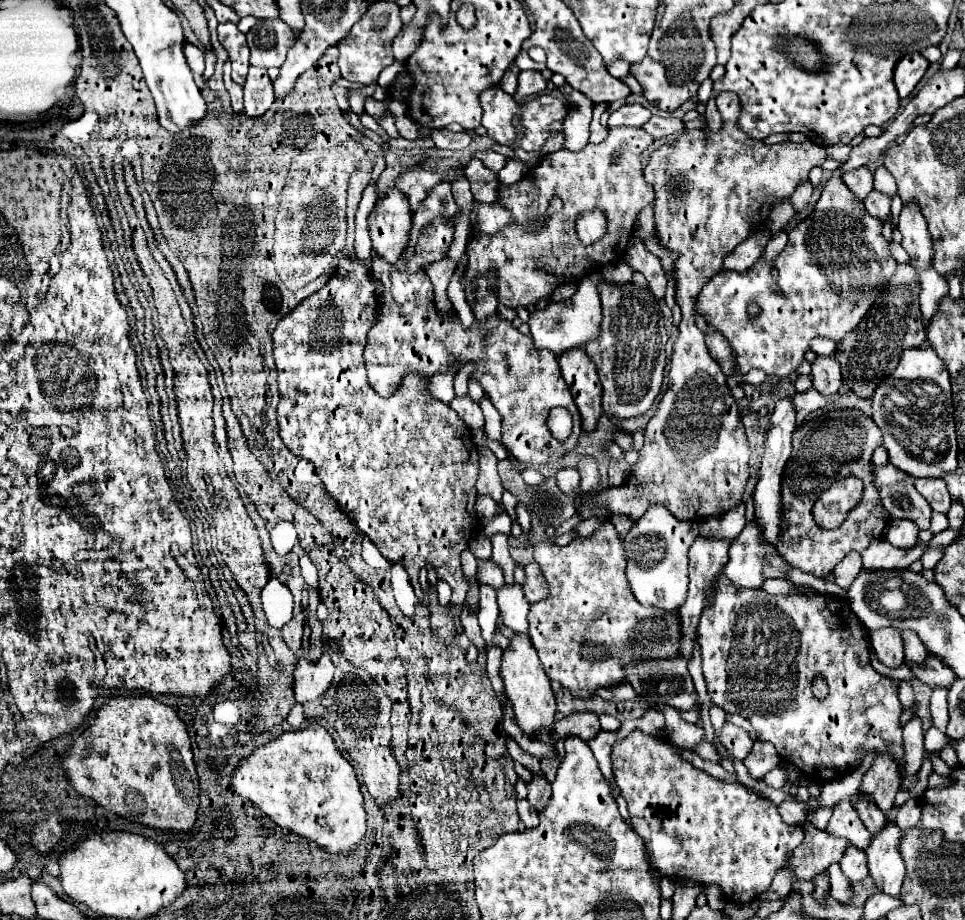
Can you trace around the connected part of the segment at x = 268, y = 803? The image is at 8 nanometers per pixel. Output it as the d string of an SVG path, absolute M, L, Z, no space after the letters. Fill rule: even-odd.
M319 724L299 732L285 732L279 738L273 738L267 746L257 748L249 760L241 762L231 782L239 796L255 802L255 806L279 828L315 842L329 854L353 854L367 832L367 814L363 808L363 794L357 774L337 750L331 734Z

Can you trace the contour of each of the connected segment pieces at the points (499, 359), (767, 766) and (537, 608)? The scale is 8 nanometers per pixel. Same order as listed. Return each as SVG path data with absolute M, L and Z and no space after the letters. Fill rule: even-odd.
M437 218L419 234L411 258L401 256L395 264L387 264L381 256L371 258L369 276L375 286L381 282L381 290L375 292L379 316L375 316L375 326L369 330L367 348L363 352L369 384L379 396L387 398L399 388L399 380L403 380L407 372L419 372L425 380L431 380L443 368L459 370L463 364L471 362L475 366L471 378L481 384L487 398L501 414L503 444L509 454L523 464L535 466L559 460L567 450L575 448L581 434L581 416L559 372L557 358L547 349L535 350L533 340L523 336L499 314L483 322L475 320L467 330L455 314L443 314L435 306L433 286L425 268L445 258L451 242L453 220ZM555 406L567 408L573 416L573 434L565 442L555 440L547 428L547 414Z
M757 740L751 754L745 758L743 764L747 766L747 770L753 778L763 778L769 770L773 770L775 766L781 764L781 756L777 754L773 744Z
M603 522L591 536L575 538L567 546L557 546L551 540L539 542L533 556L549 584L549 592L545 600L529 608L529 638L533 638L531 642L547 676L561 682L573 696L589 698L597 688L621 682L623 668L633 660L671 658L679 654L679 616L663 612L661 608L643 606L635 600L625 578L623 544L611 522Z

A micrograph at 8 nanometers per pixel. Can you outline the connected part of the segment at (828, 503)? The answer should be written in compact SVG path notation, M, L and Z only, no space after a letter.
M845 478L843 488L829 488L829 492L821 494L813 504L813 518L815 524L821 528L839 528L847 518L851 508L857 508L863 492L863 482L859 478Z

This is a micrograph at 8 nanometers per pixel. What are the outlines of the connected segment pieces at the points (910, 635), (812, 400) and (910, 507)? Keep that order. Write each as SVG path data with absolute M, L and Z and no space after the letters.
M901 630L901 640L903 640L903 652L905 652L905 660L907 662L923 662L929 654L925 652L919 636L913 630Z
M809 388L803 394L795 394L793 396L793 404L795 404L795 412L797 412L797 426L803 424L803 420L807 418L807 414L811 414L817 408L823 408L823 406L835 402L837 398L839 398L839 394L835 394L835 396L823 396L815 388Z
M891 464L875 468L873 474L887 514L891 518L907 518L915 522L919 530L927 530L933 510L927 500L915 492L913 478Z

